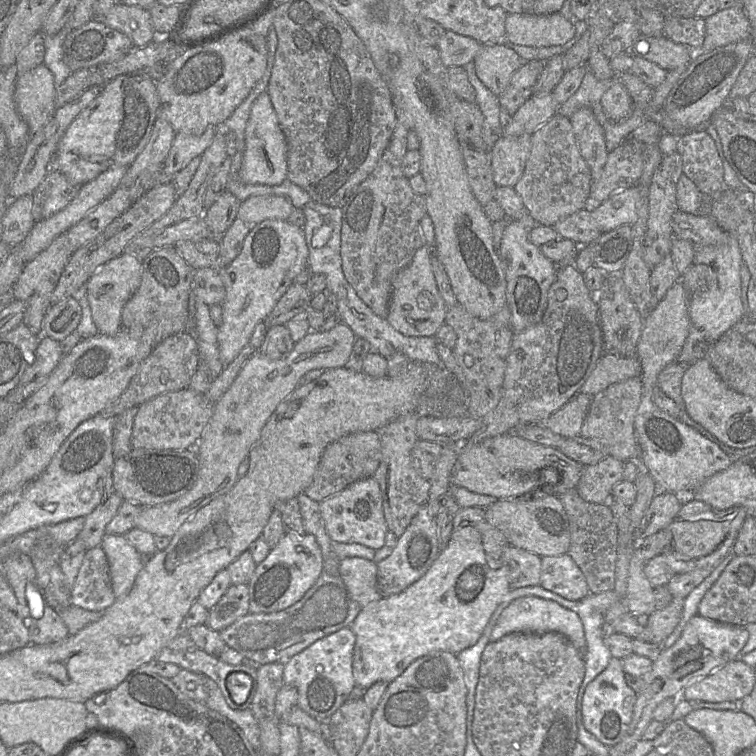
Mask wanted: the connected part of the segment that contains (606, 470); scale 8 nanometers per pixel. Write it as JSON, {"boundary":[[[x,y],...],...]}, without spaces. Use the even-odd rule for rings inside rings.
{"boundary":[[[610,455],[596,464],[586,465],[576,486],[578,494],[591,503],[608,503],[614,486],[623,480],[623,473],[624,462]]]}

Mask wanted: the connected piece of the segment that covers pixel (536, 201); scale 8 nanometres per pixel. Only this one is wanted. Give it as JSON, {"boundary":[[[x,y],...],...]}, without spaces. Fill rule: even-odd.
{"boundary":[[[557,112],[531,134],[531,150],[514,189],[537,224],[554,226],[589,206],[591,183],[591,171],[578,148],[570,118]]]}

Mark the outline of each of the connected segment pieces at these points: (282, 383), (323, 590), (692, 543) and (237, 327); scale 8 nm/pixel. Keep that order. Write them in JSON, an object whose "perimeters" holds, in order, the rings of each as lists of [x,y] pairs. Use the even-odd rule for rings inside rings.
{"perimeters":[[[[342,322],[328,331],[310,330],[283,359],[273,360],[260,351],[255,353],[229,389],[214,404],[213,415],[195,446],[199,472],[193,487],[172,502],[142,507],[135,520],[135,527],[152,535],[172,538],[183,523],[202,507],[229,492],[239,480],[239,465],[258,442],[263,427],[277,406],[299,386],[300,379],[311,370],[346,367],[355,341],[355,333]]],[[[323,572],[304,596],[290,607],[271,613],[248,613],[219,631],[226,645],[256,665],[286,662],[318,639],[349,627],[363,607],[353,600],[341,577]]],[[[697,499],[684,501],[679,513],[667,528],[670,544],[664,548],[662,554],[668,558],[668,564],[675,574],[706,568],[728,555],[738,537],[743,519],[745,521],[749,514],[748,510],[740,506],[716,510]]],[[[278,219],[264,220],[252,226],[238,256],[225,269],[220,270],[226,295],[221,303],[222,324],[218,327],[217,340],[220,359],[224,366],[235,359],[249,342],[256,325],[267,318],[295,278],[308,268],[308,257],[309,250],[303,228]]]]}

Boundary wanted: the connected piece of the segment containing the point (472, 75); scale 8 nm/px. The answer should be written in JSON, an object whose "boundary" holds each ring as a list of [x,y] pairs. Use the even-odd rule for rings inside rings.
{"boundary":[[[474,60],[464,65],[468,80],[476,94],[475,103],[481,110],[484,122],[497,137],[502,135],[500,124],[500,105],[498,97],[493,94],[478,78],[475,71]]]}

